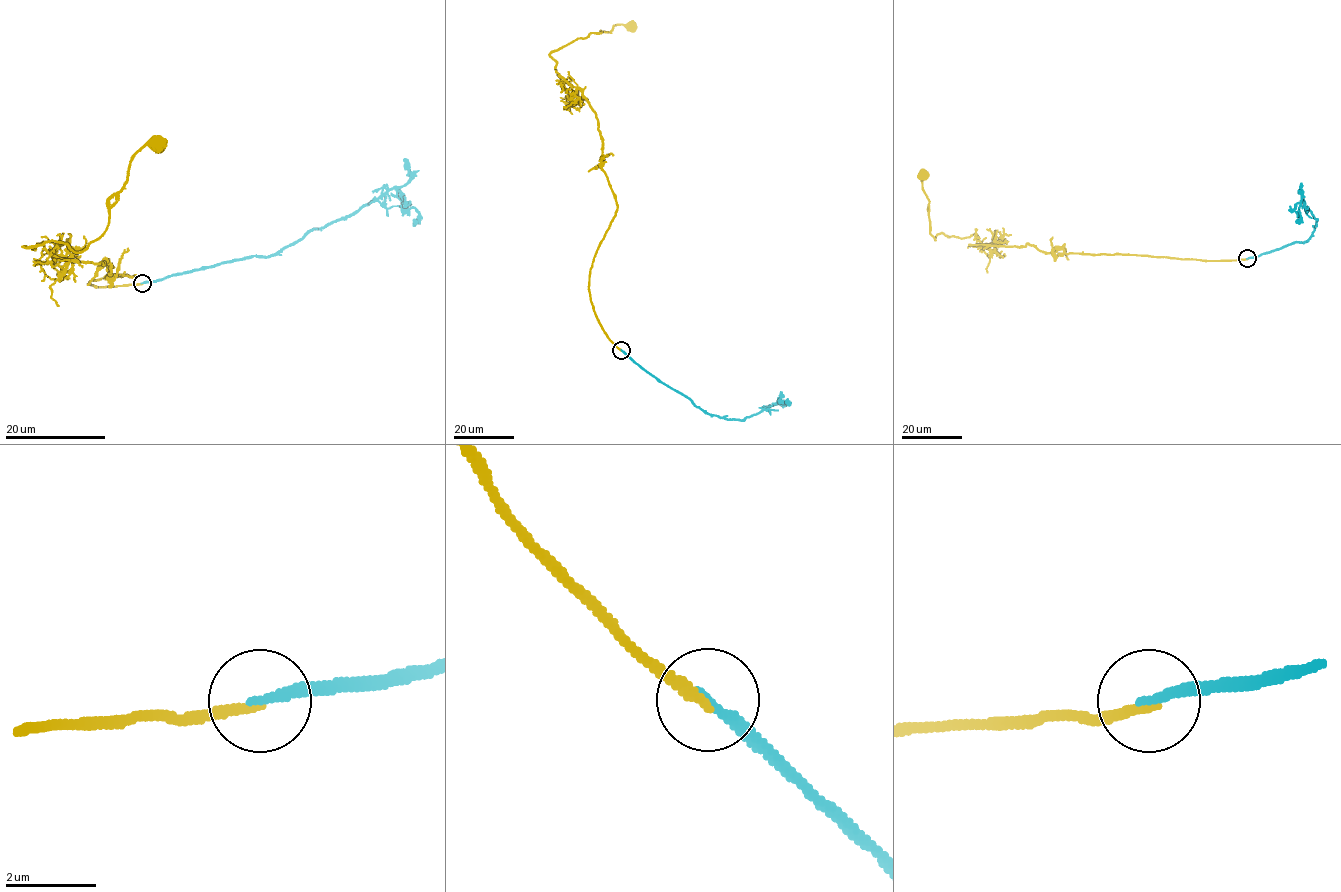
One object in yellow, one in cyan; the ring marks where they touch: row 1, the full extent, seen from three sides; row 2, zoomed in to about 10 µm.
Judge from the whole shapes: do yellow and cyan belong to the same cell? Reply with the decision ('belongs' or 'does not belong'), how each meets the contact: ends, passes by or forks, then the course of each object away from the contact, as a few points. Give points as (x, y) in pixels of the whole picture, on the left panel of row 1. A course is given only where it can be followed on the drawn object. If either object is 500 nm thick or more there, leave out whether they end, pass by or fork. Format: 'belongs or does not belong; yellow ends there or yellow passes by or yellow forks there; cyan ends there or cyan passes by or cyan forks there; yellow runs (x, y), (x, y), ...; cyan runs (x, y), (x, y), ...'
does not belong; yellow ends there; cyan ends there; yellow runs (142, 283), (95, 287), (135, 276), (24, 247), (81, 252), (130, 159), (156, 143); cyan runs (142, 283), (274, 256), (394, 188), (401, 206), (419, 214), (412, 226)

